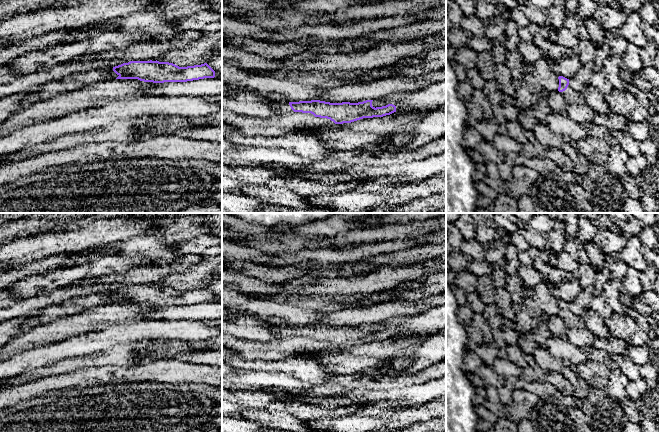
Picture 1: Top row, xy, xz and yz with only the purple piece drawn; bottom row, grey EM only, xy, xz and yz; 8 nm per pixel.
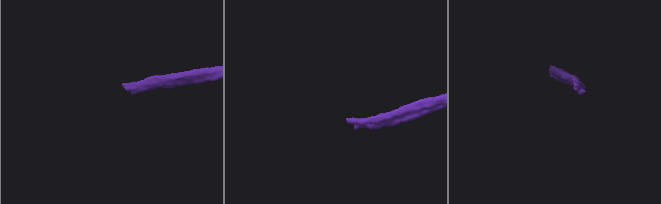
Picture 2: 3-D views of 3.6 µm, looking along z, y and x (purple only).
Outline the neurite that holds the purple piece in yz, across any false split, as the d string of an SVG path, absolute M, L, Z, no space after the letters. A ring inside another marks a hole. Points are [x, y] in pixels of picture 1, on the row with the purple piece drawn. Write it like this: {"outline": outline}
{"outline": "M559 76L558 91L563 95L568 105L582 104L585 100L581 93L574 91L569 86L569 79Z"}

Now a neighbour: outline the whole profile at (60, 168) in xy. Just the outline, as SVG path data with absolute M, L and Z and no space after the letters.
M94 158L87 162L79 162L79 163L73 163L73 164L68 164L68 165L62 165L62 166L58 166L58 167L51 167L51 168L44 170L41 174L46 174L46 173L50 173L50 172L60 172L65 169L77 168L77 167L81 167L85 164L94 164L94 163L98 163L98 162L102 162L102 160L99 158Z

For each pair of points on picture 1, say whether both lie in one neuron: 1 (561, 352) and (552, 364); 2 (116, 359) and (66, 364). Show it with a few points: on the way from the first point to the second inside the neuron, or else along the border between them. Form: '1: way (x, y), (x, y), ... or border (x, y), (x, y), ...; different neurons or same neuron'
1: border (544, 346), (553, 356), (562, 361); different neurons
2: way (104, 359), (93, 359), (78, 363); same neuron

